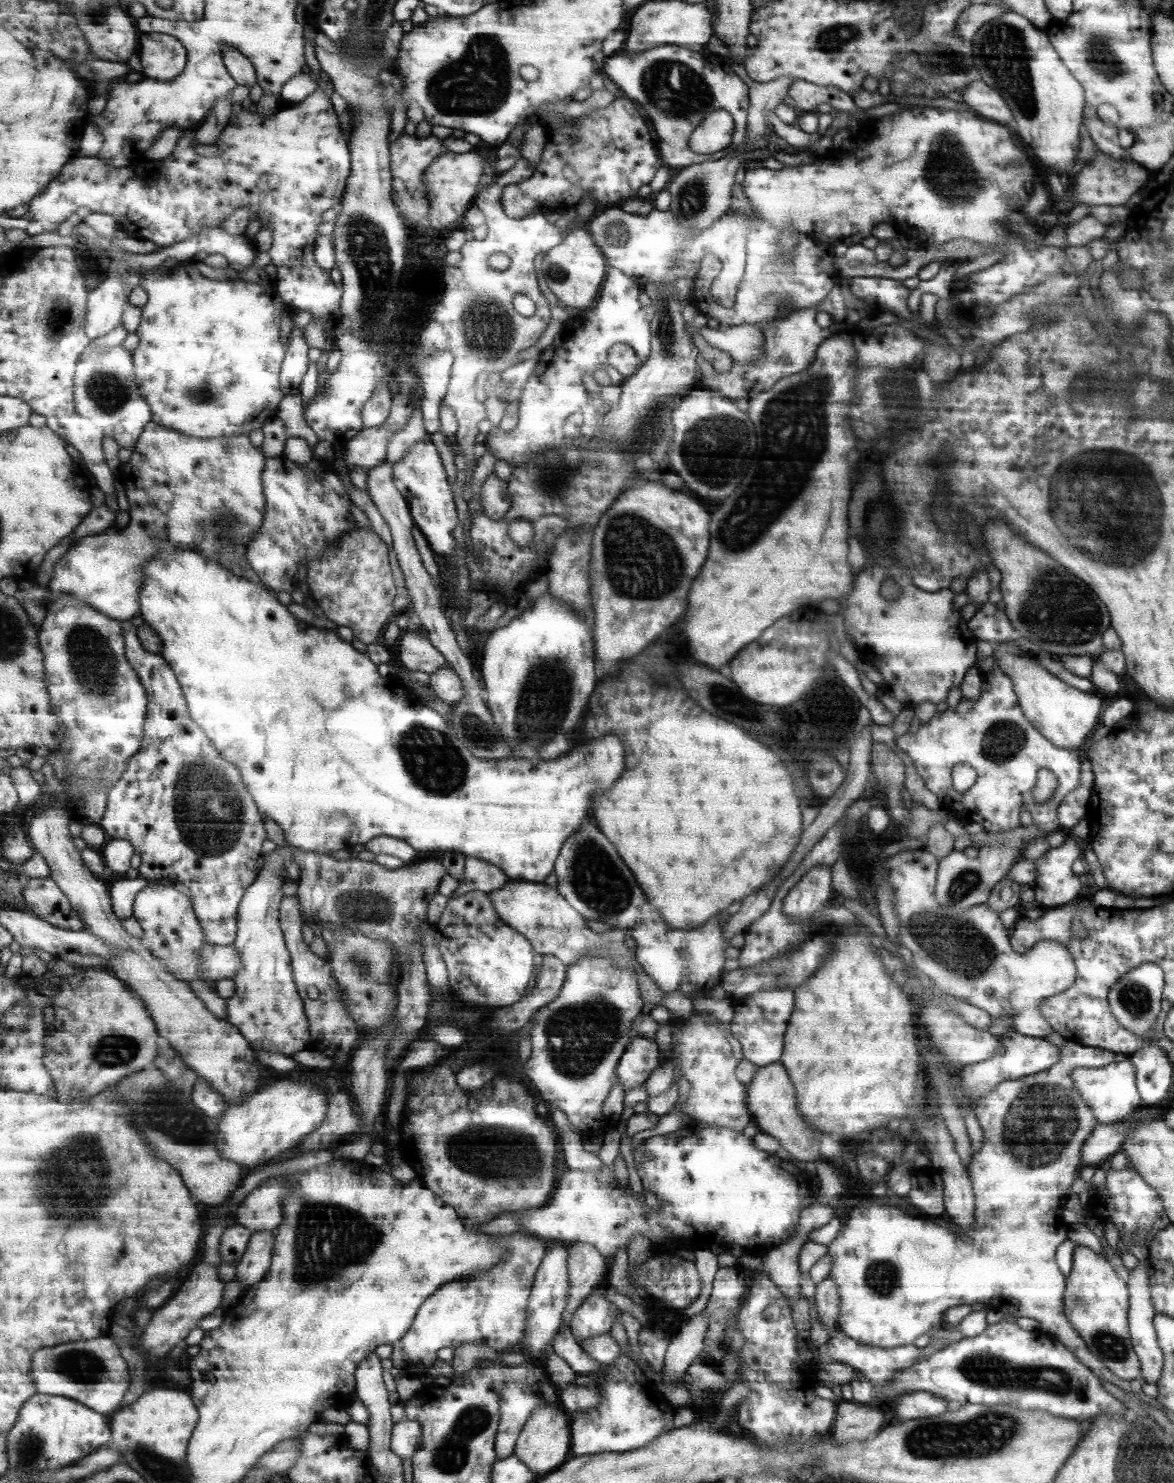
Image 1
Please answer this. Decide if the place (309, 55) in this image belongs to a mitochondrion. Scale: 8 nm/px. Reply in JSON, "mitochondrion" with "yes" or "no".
{"mitochondrion":"no"}

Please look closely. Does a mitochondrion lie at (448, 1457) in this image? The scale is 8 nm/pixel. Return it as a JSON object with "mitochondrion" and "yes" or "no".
{"mitochondrion":"yes"}

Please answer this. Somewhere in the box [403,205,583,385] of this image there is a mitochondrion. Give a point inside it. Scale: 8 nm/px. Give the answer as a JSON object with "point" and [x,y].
{"point":[488,328]}

